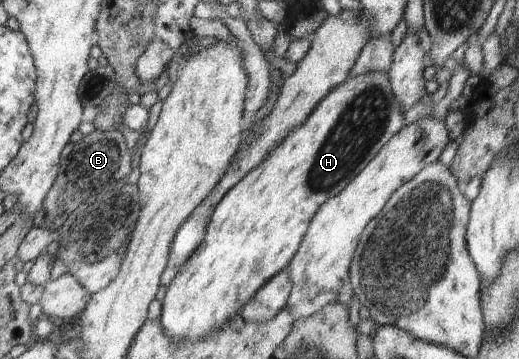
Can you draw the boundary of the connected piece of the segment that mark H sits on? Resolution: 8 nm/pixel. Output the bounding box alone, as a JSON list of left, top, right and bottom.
[159,71,405,343]

